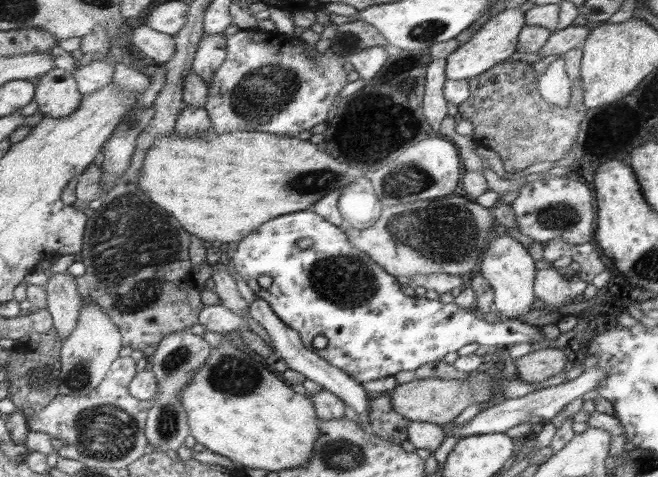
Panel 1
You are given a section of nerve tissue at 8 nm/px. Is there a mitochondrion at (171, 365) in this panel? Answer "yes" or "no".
yes

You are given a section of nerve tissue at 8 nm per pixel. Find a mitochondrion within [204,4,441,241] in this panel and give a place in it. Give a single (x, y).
(259, 95)

